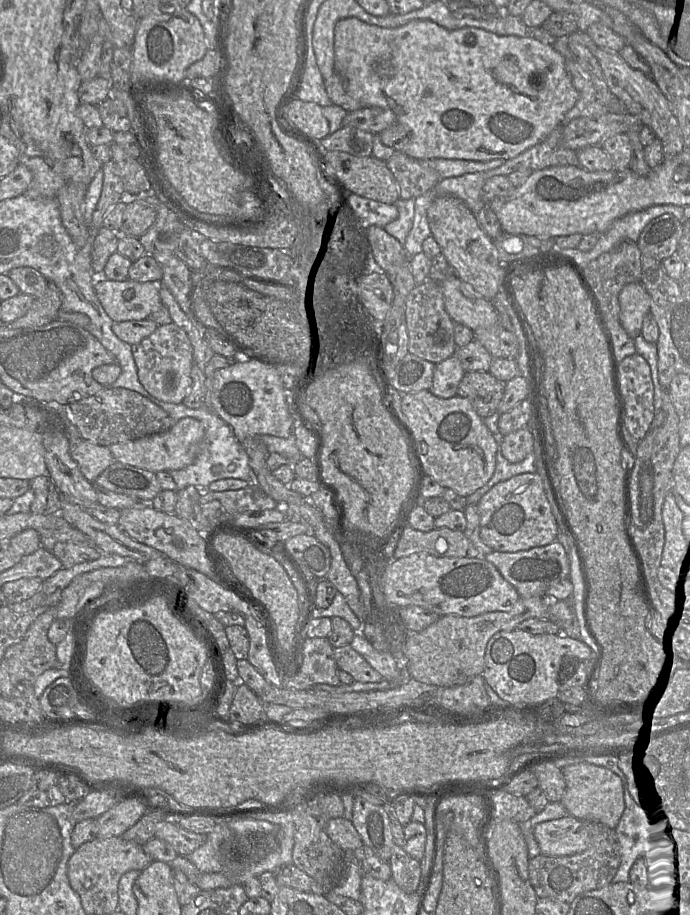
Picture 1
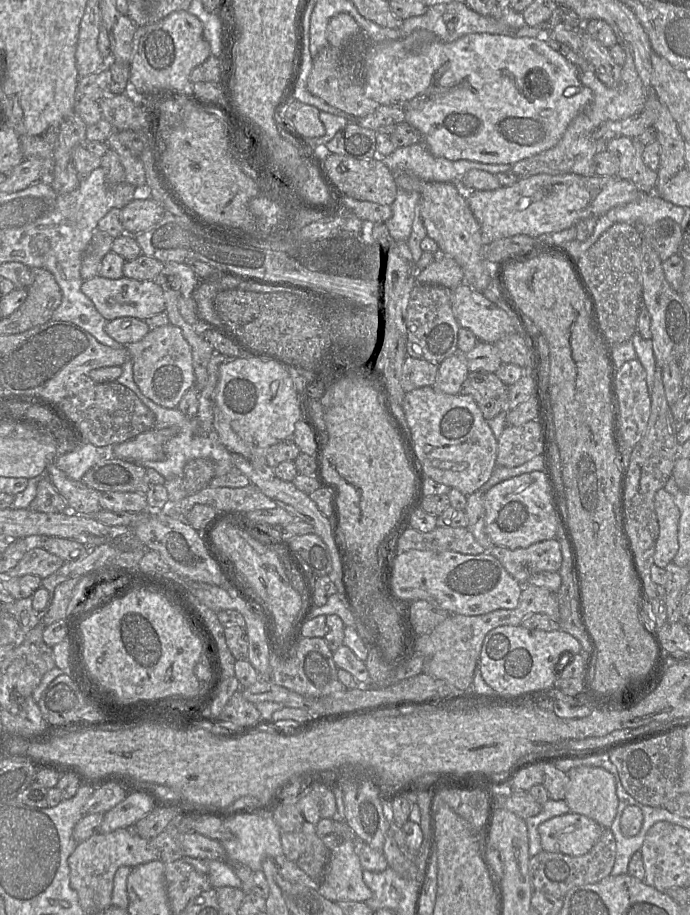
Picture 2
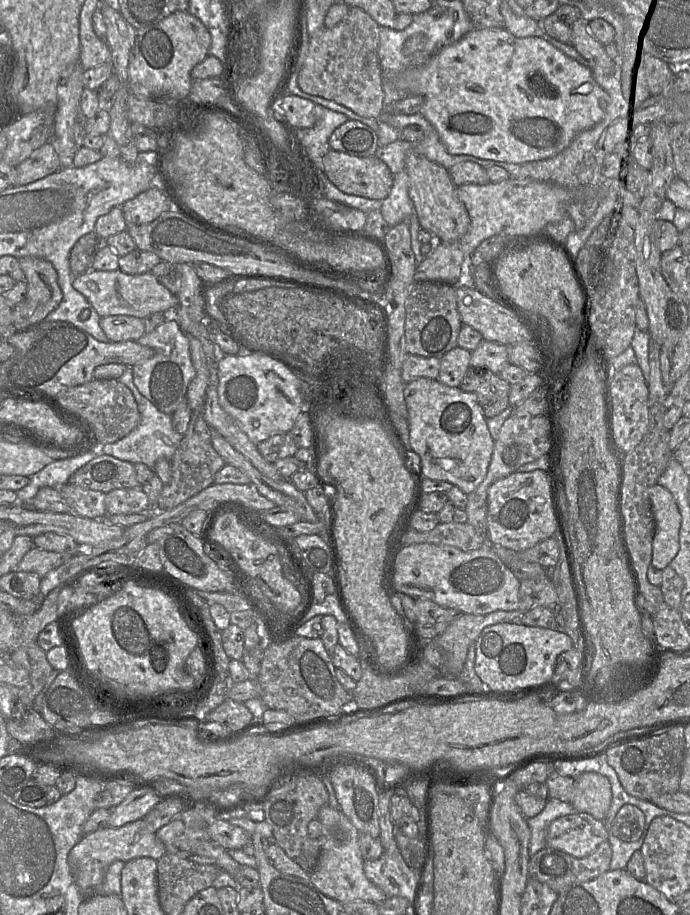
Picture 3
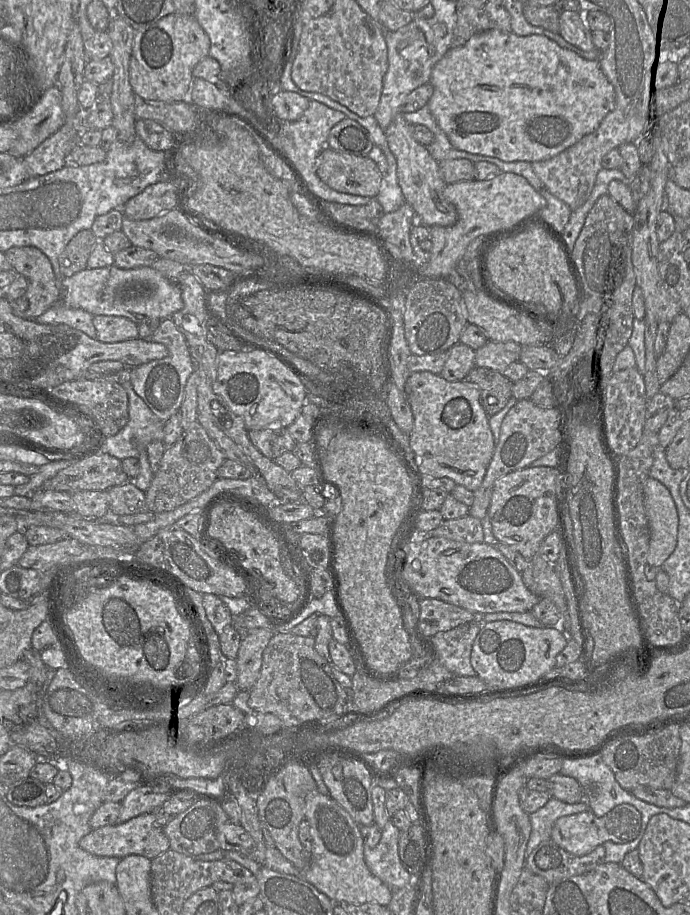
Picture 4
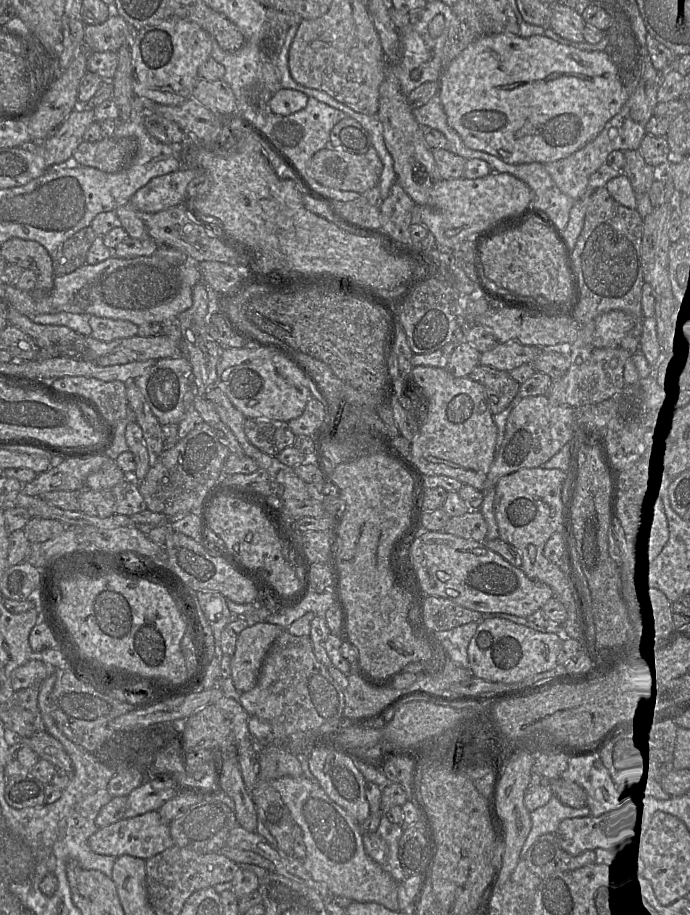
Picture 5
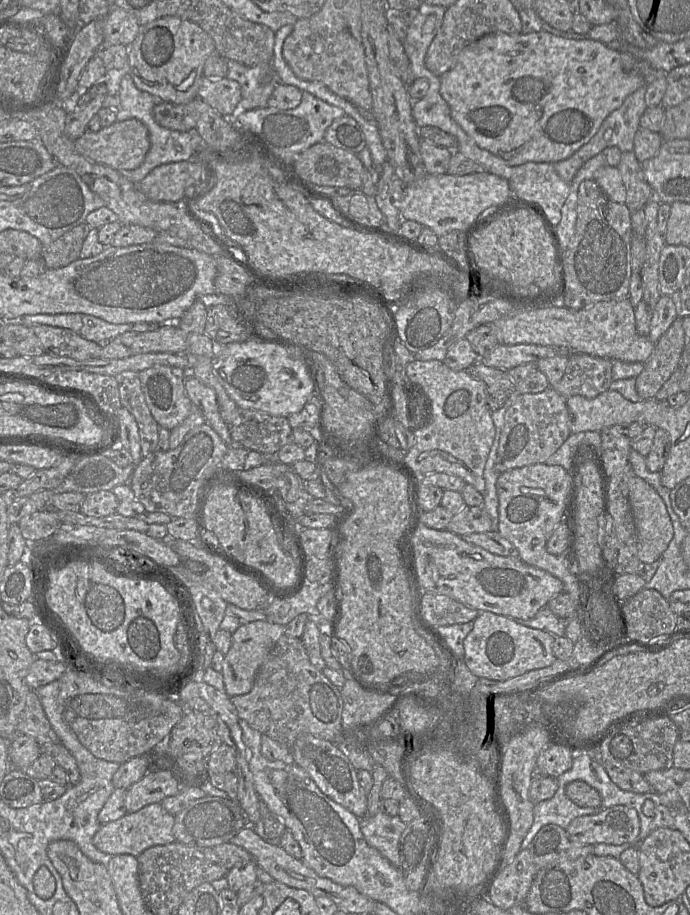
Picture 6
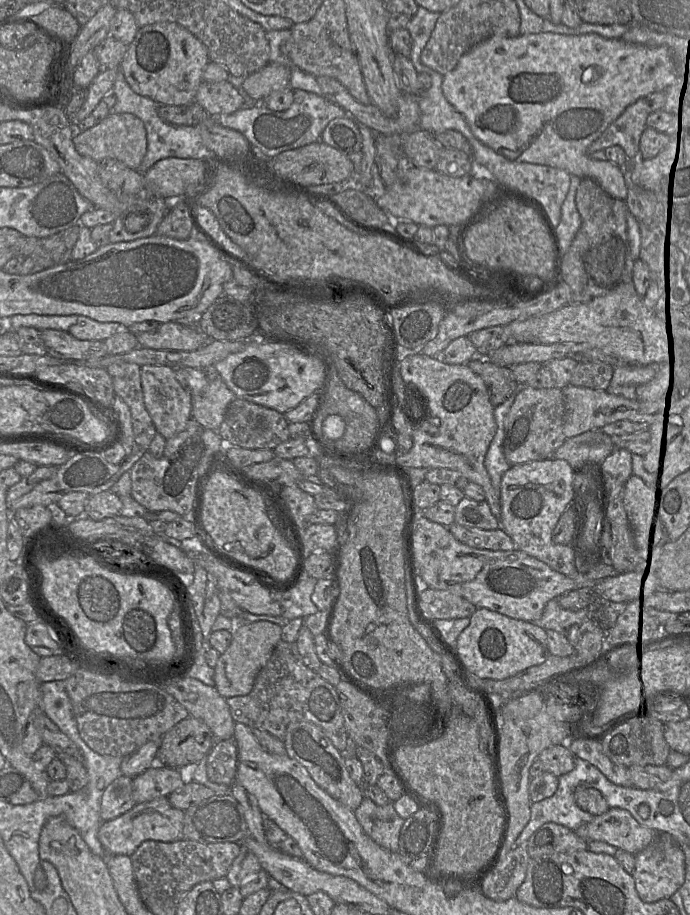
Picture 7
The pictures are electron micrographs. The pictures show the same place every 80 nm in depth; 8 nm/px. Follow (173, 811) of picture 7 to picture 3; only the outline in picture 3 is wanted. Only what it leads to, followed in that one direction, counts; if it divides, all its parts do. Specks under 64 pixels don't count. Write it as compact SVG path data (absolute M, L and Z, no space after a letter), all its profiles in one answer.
M144 819L126 823L118 828L103 828L85 834L68 854L68 861L72 867L76 885L87 897L99 893L108 867L115 861L127 862L135 858L150 857L155 860L166 854L163 842L156 832L148 830Z

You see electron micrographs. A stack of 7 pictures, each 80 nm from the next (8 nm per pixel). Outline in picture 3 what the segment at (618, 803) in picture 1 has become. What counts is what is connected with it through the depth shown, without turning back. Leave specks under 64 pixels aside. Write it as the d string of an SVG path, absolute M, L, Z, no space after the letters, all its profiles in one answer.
M584 772L575 778L571 804L576 811L604 820L611 800L611 785L606 776L597 772Z

